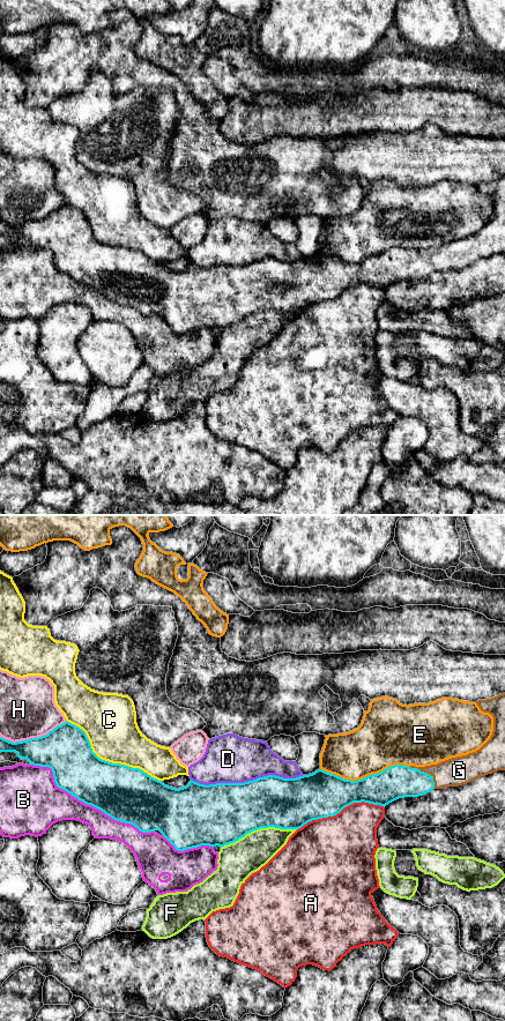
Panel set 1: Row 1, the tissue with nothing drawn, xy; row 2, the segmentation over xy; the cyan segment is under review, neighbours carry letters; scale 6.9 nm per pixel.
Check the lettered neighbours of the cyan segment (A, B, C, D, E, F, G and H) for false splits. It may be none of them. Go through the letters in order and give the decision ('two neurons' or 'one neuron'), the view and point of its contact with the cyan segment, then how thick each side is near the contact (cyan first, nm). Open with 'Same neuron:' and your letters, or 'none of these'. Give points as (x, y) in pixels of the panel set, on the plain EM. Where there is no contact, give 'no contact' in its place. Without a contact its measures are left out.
Same neuron: G
A: two neurons; contact xy (340, 293); calibres 320 and 460 nm
B: two neurons; contact xy (87, 287); calibres 360 and 260 nm
C: two neurons; contact xy (108, 244); calibres 380 and 360 nm
D: two neurons; contact xy (246, 265); calibres 400 and 340 nm
E: two neurons; contact xy (364, 260); calibres 260 and 360 nm
F: two neurons; contact xy (258, 311); calibres 400 and 260 nm
G: one neuron; contact xy (426, 255); calibres 240 and 200 nm
H: two neurons; contact xy (32, 221); calibres 340 and 380 nm

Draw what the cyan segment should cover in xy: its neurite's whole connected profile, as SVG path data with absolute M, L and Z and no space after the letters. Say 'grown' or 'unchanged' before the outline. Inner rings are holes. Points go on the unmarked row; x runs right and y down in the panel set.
grown | M505 176L492 181L478 182L476 186L482 194L489 195L493 200L492 217L476 234L425 249L394 247L378 256L372 256L357 263L344 262L335 256L318 252L312 256L296 261L268 258L244 266L205 268L191 262L186 269L176 271L165 268L162 263L151 260L139 251L99 241L92 234L86 215L67 203L47 217L38 221L13 225L0 219L0 236L15 234L18 240L27 241L30 247L51 251L58 270L67 274L84 286L101 292L117 304L133 307L142 315L159 313L178 334L201 328L213 330L218 328L222 330L260 311L299 312L312 303L334 299L354 285L364 284L385 290L399 281L423 278L433 271L467 267L481 259L505 253Z

